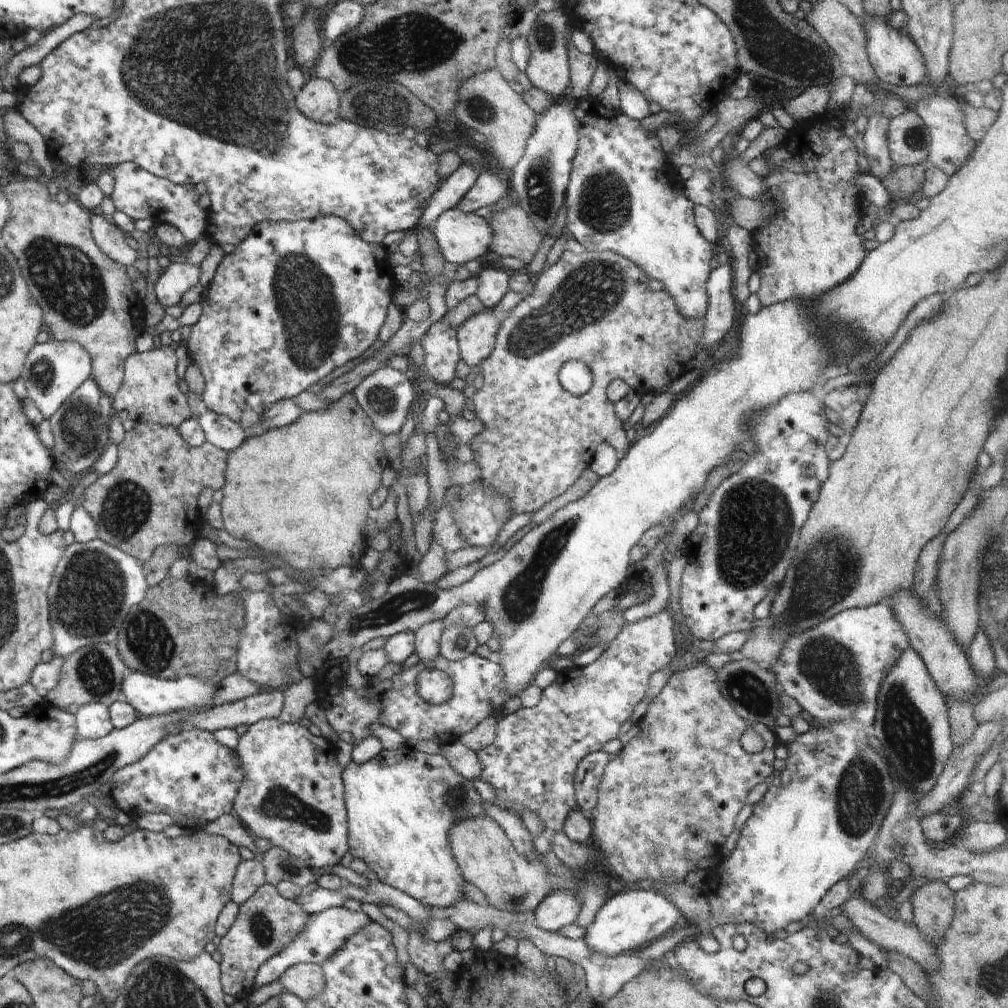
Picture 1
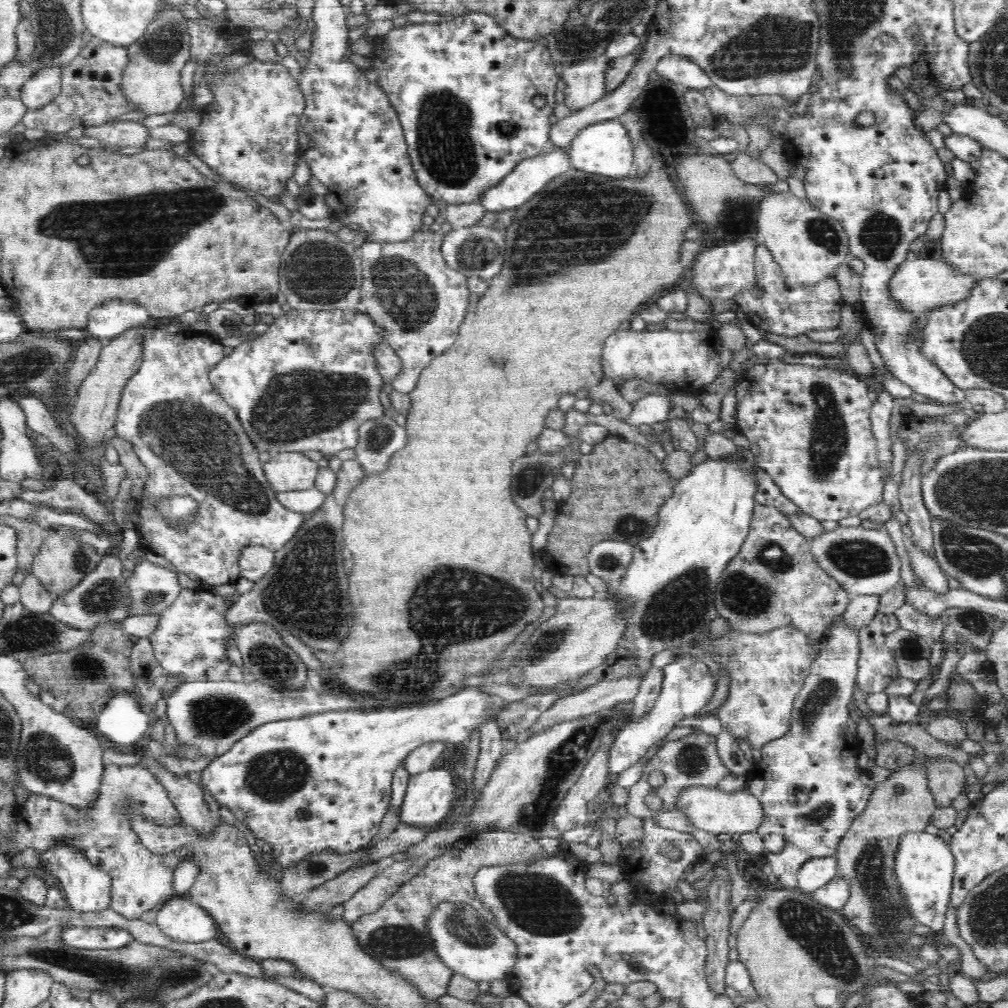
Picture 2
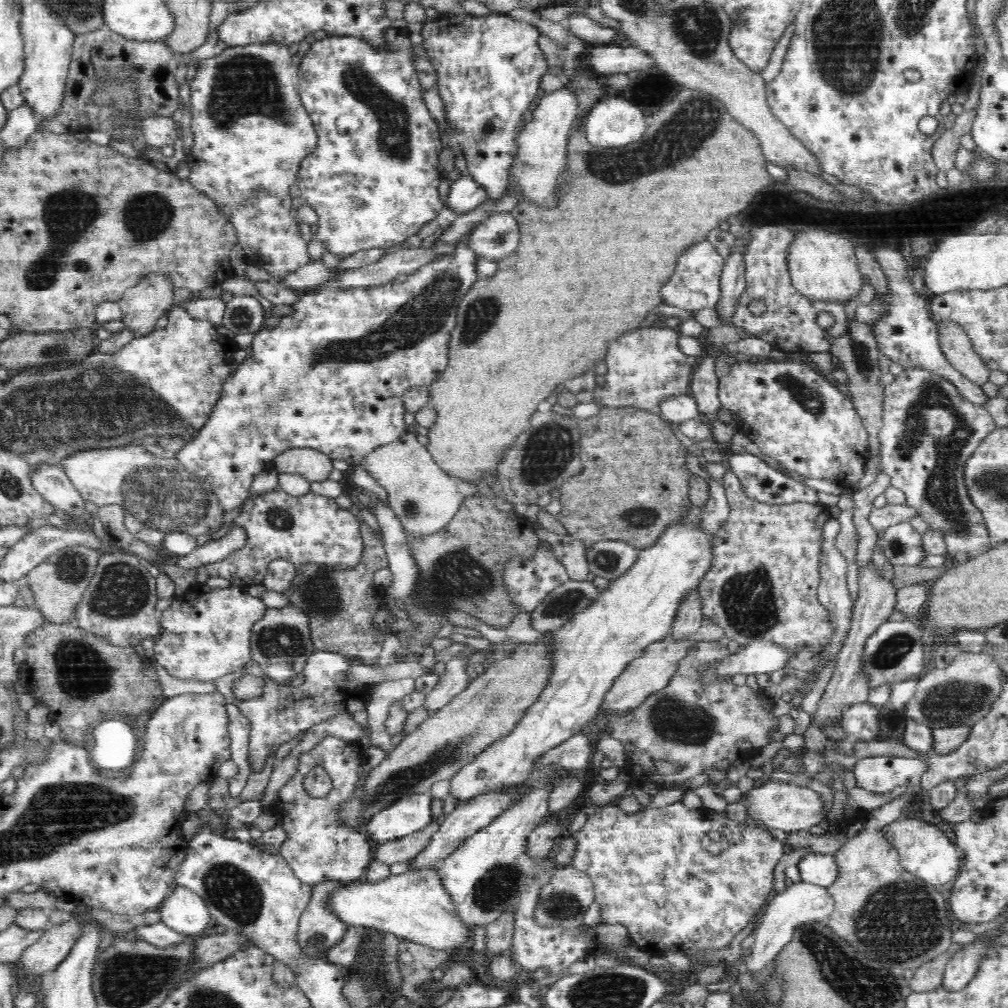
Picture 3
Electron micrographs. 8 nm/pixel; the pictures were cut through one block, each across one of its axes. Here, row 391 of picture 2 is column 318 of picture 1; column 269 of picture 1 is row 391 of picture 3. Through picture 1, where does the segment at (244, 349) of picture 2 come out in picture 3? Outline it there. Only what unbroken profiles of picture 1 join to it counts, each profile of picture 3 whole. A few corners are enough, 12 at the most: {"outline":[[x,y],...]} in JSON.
{"outline":[[469,234],[304,292],[173,454],[224,511],[264,464],[360,466],[446,370]]}

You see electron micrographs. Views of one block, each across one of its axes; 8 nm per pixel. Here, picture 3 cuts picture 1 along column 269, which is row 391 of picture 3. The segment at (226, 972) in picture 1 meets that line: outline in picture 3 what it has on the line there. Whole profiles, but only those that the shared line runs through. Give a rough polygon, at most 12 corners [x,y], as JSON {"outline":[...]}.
{"outline":[[938,373],[884,388],[882,472],[952,557],[994,545],[964,470],[996,429]]}

